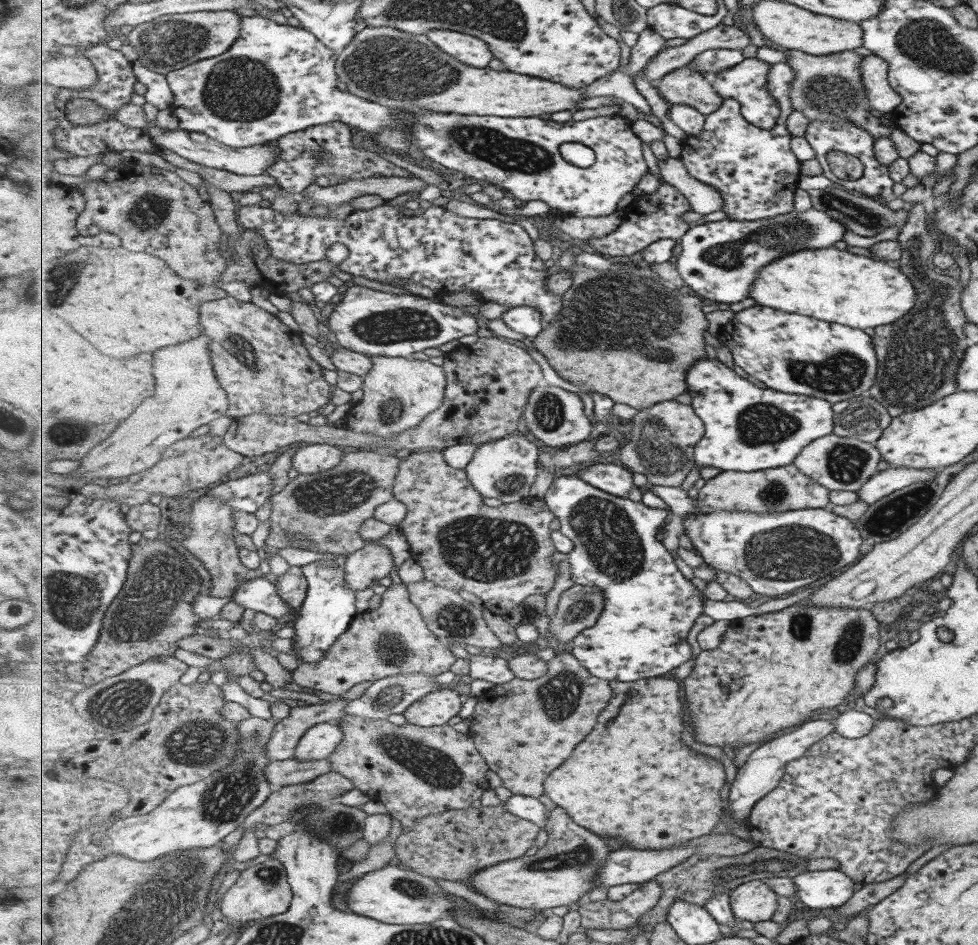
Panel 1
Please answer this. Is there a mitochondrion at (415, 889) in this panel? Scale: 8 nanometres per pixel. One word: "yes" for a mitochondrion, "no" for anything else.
yes

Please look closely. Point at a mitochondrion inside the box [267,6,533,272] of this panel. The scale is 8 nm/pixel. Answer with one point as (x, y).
(386, 68)

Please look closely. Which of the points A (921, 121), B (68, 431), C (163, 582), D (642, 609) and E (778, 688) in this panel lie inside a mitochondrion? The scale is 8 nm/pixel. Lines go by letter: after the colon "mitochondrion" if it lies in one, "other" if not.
A: other
B: mitochondrion
C: mitochondrion
D: other
E: other

